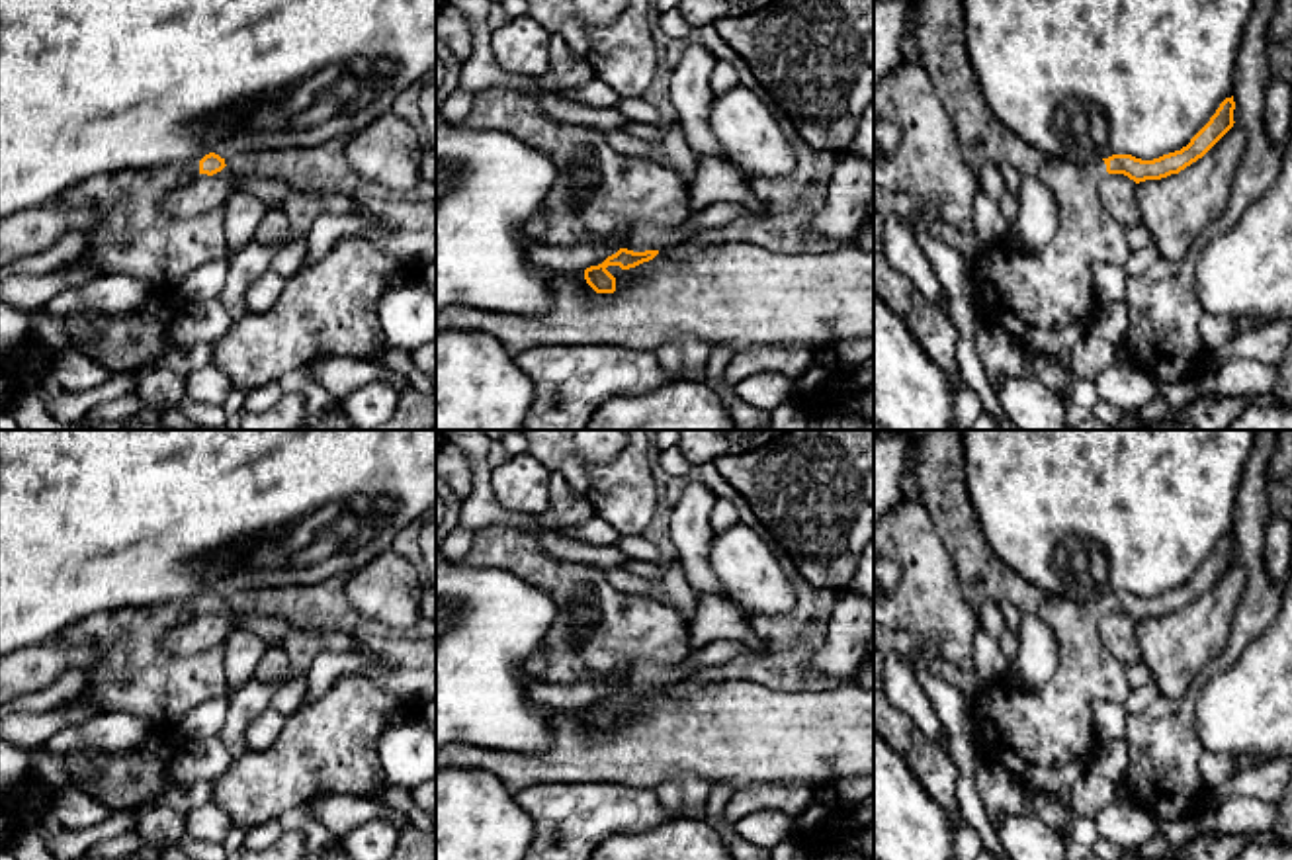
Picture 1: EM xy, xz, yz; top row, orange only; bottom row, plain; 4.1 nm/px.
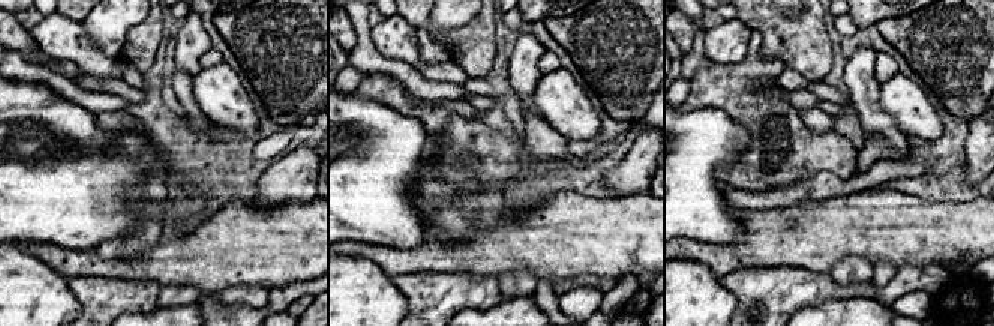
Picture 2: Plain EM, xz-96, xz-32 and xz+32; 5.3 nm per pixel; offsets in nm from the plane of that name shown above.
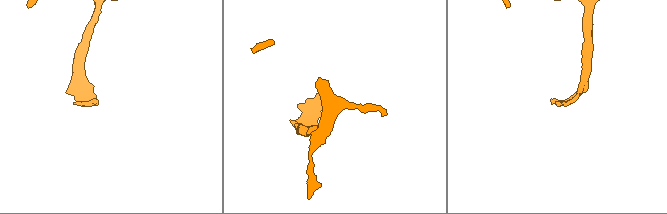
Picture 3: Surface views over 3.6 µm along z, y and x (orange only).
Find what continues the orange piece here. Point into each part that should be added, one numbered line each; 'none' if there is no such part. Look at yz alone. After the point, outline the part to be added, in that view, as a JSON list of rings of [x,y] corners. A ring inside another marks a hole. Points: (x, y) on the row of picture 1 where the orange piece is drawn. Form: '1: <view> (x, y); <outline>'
1: yz (1044, 298); [[[1100,156],[1048,158],[1038,178],[1057,203],[1055,236],[1042,248],[1001,238],[969,264],[985,322],[1007,330],[1024,354],[1065,369],[1098,305],[1093,266],[1124,266],[1132,252],[1124,227],[1100,201],[1106,176]]]

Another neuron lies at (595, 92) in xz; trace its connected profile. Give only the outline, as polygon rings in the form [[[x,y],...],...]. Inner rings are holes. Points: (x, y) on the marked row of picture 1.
[[[590,78],[579,88],[567,90],[565,98],[582,102],[594,108],[618,108],[622,102],[620,94],[600,78]]]

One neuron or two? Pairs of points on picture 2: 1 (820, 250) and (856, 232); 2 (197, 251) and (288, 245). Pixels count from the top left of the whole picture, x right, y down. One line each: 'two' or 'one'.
1: one
2: one

